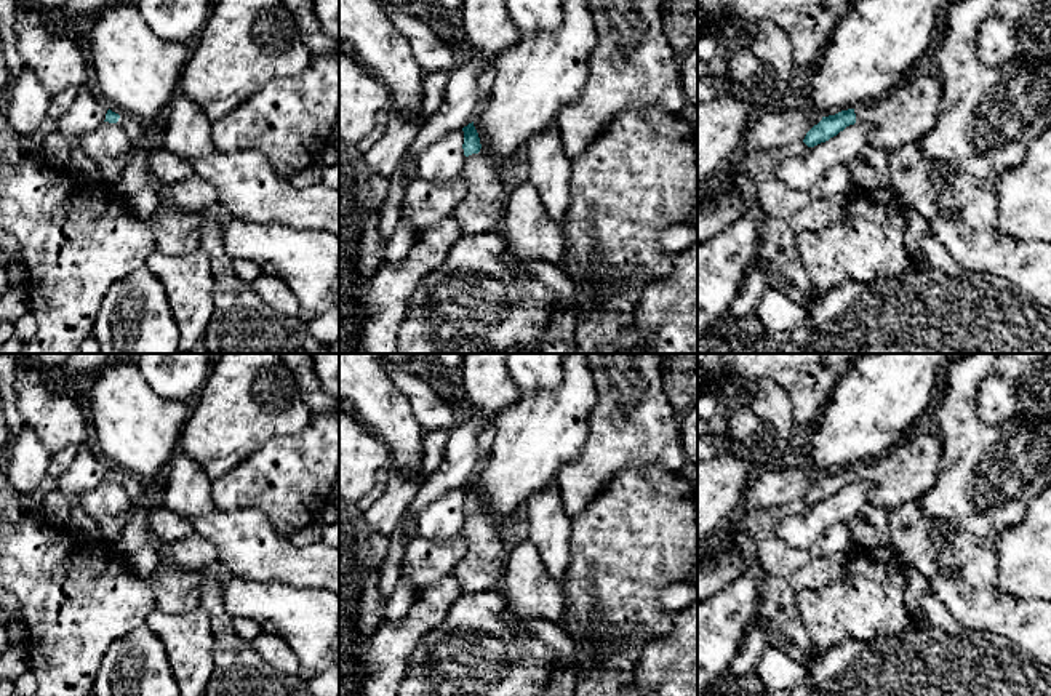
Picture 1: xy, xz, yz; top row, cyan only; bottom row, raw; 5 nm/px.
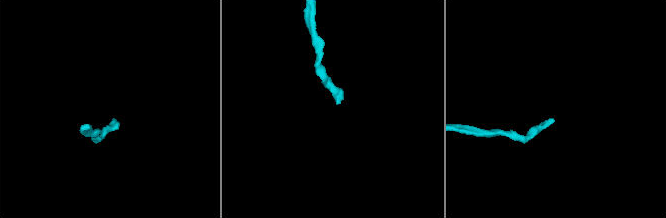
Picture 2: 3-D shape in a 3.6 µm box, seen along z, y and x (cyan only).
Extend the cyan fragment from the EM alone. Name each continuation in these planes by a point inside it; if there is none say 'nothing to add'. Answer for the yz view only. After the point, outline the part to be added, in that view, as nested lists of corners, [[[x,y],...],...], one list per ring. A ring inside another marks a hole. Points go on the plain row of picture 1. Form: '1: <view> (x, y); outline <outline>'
1: yz (907, 471); outline [[[923,426],[913,438],[905,438],[886,454],[857,462],[854,466],[856,482],[870,483],[870,502],[889,512],[907,501],[920,498],[936,483],[941,456],[942,440],[939,432],[933,426]]]

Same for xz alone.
1: xz (482, 567); outline [[[482,506],[466,515],[466,550],[454,566],[461,595],[483,594],[501,587],[509,550],[499,536],[499,518]]]

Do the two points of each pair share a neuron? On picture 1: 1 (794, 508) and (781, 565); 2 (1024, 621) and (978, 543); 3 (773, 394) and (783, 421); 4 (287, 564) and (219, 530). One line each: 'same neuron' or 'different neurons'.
1: same neuron
2: same neuron
3: same neuron
4: same neuron

